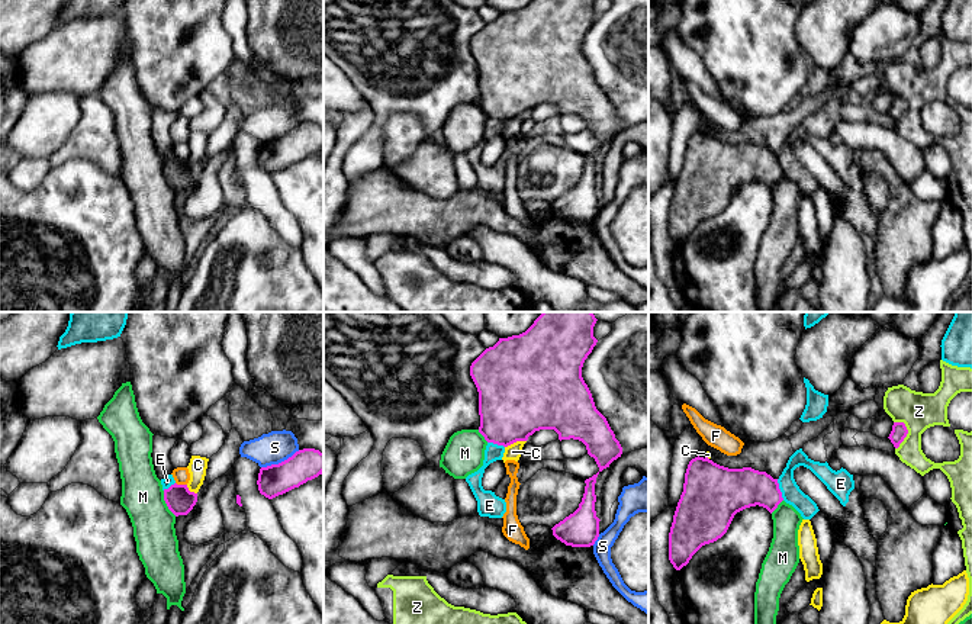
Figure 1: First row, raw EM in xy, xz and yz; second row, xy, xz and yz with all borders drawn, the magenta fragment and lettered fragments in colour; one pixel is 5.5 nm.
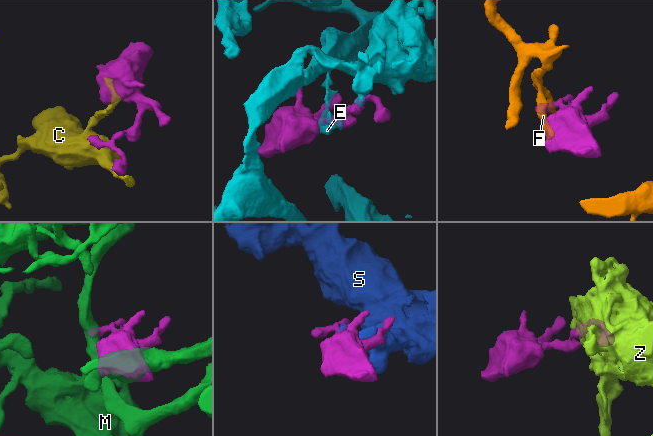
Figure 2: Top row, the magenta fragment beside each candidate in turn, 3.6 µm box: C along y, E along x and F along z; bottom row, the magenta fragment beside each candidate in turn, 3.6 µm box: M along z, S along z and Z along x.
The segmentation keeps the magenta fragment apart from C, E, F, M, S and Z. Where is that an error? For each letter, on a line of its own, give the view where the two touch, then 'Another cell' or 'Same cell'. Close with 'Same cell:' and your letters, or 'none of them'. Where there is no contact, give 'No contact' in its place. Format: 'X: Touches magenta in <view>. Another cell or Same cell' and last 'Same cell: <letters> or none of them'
C: Touches magenta in xz. Another cell
E: Touches magenta in yz. Another cell
F: Touches magenta in xy. Another cell
M: Touches magenta in xy. Same cell
S: Touches magenta in xy. Another cell
Z: Touches magenta in yz. Another cell
Same cell: M

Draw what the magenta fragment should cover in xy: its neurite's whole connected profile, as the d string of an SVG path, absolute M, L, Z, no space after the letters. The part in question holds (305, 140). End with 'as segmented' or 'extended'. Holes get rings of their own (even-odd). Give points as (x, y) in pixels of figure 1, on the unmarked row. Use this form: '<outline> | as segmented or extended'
M303 123L279 139L261 142L257 160L261 170L273 174L322 148L324 128L315 123Z | as segmented

